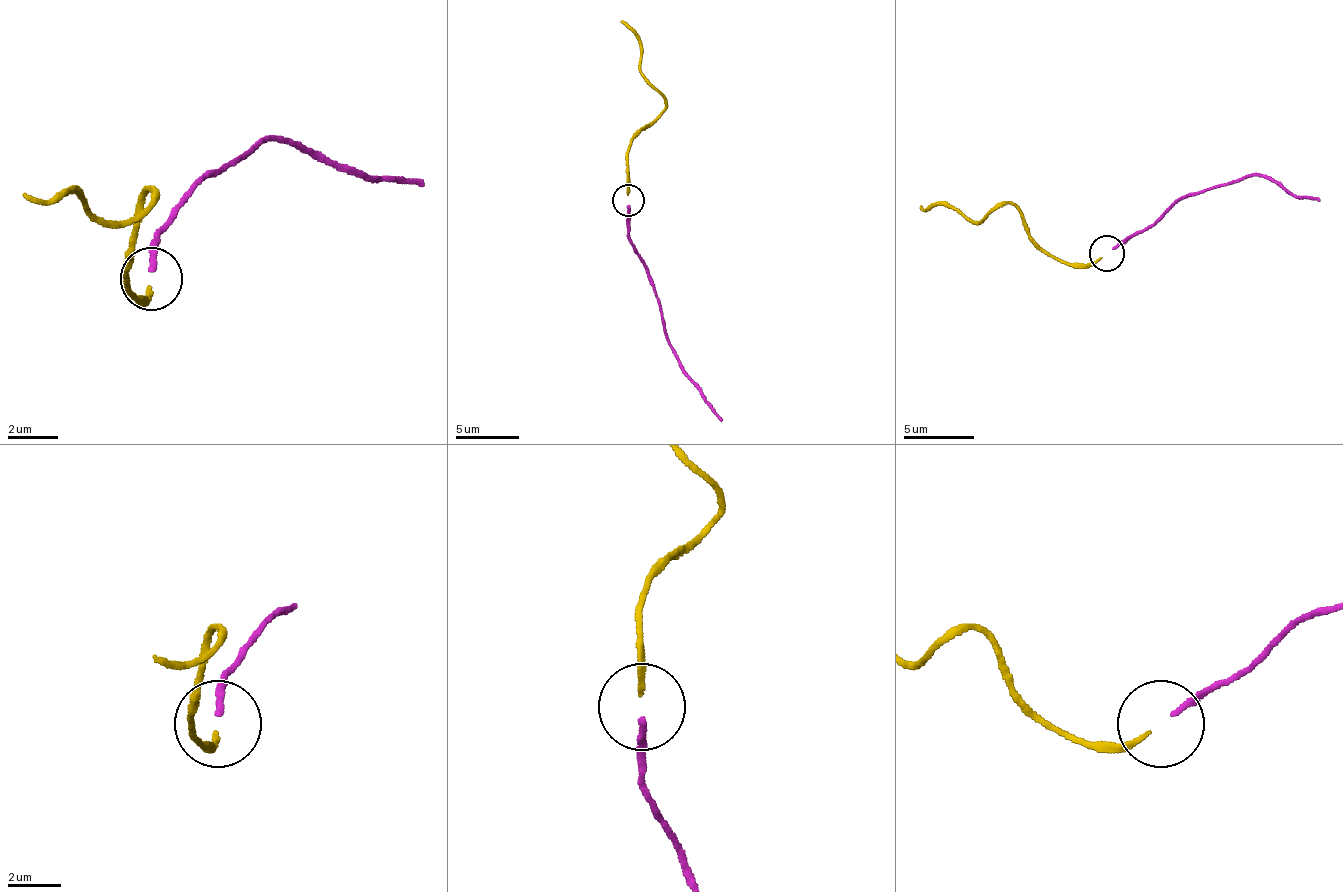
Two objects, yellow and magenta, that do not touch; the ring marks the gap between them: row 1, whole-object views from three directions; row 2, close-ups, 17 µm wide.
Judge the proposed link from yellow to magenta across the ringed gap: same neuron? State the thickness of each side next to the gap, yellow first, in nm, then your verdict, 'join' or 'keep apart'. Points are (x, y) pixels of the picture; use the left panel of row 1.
170/220 nm | join

